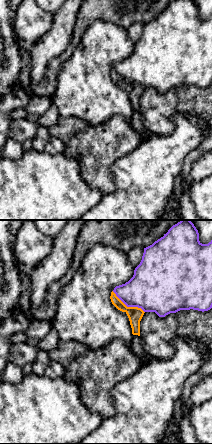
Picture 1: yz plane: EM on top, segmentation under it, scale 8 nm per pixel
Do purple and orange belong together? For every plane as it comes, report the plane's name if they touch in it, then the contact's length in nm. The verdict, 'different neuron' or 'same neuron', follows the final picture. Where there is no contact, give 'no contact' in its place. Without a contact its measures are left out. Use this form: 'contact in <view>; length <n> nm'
contact in yz; length 320 nm

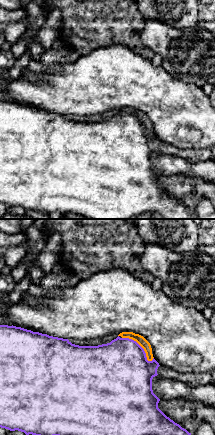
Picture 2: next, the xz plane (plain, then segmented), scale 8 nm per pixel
contact in xz; length 320 nm

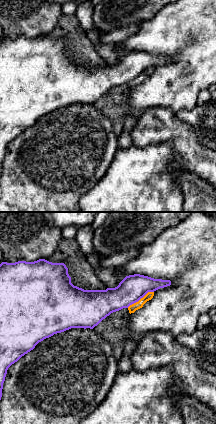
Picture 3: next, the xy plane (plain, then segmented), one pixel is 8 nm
contact in xy; length 260 nm

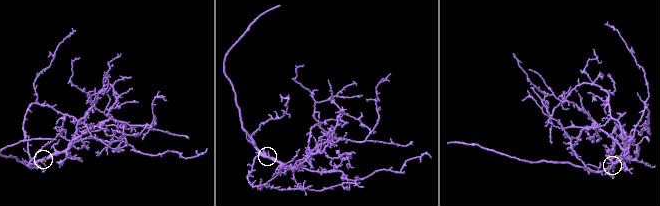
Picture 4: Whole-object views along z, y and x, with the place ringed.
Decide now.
different neuron

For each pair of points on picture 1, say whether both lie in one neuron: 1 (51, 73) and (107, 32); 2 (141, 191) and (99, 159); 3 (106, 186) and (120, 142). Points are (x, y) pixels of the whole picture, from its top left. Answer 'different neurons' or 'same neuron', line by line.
1: different neurons
2: different neurons
3: same neuron

